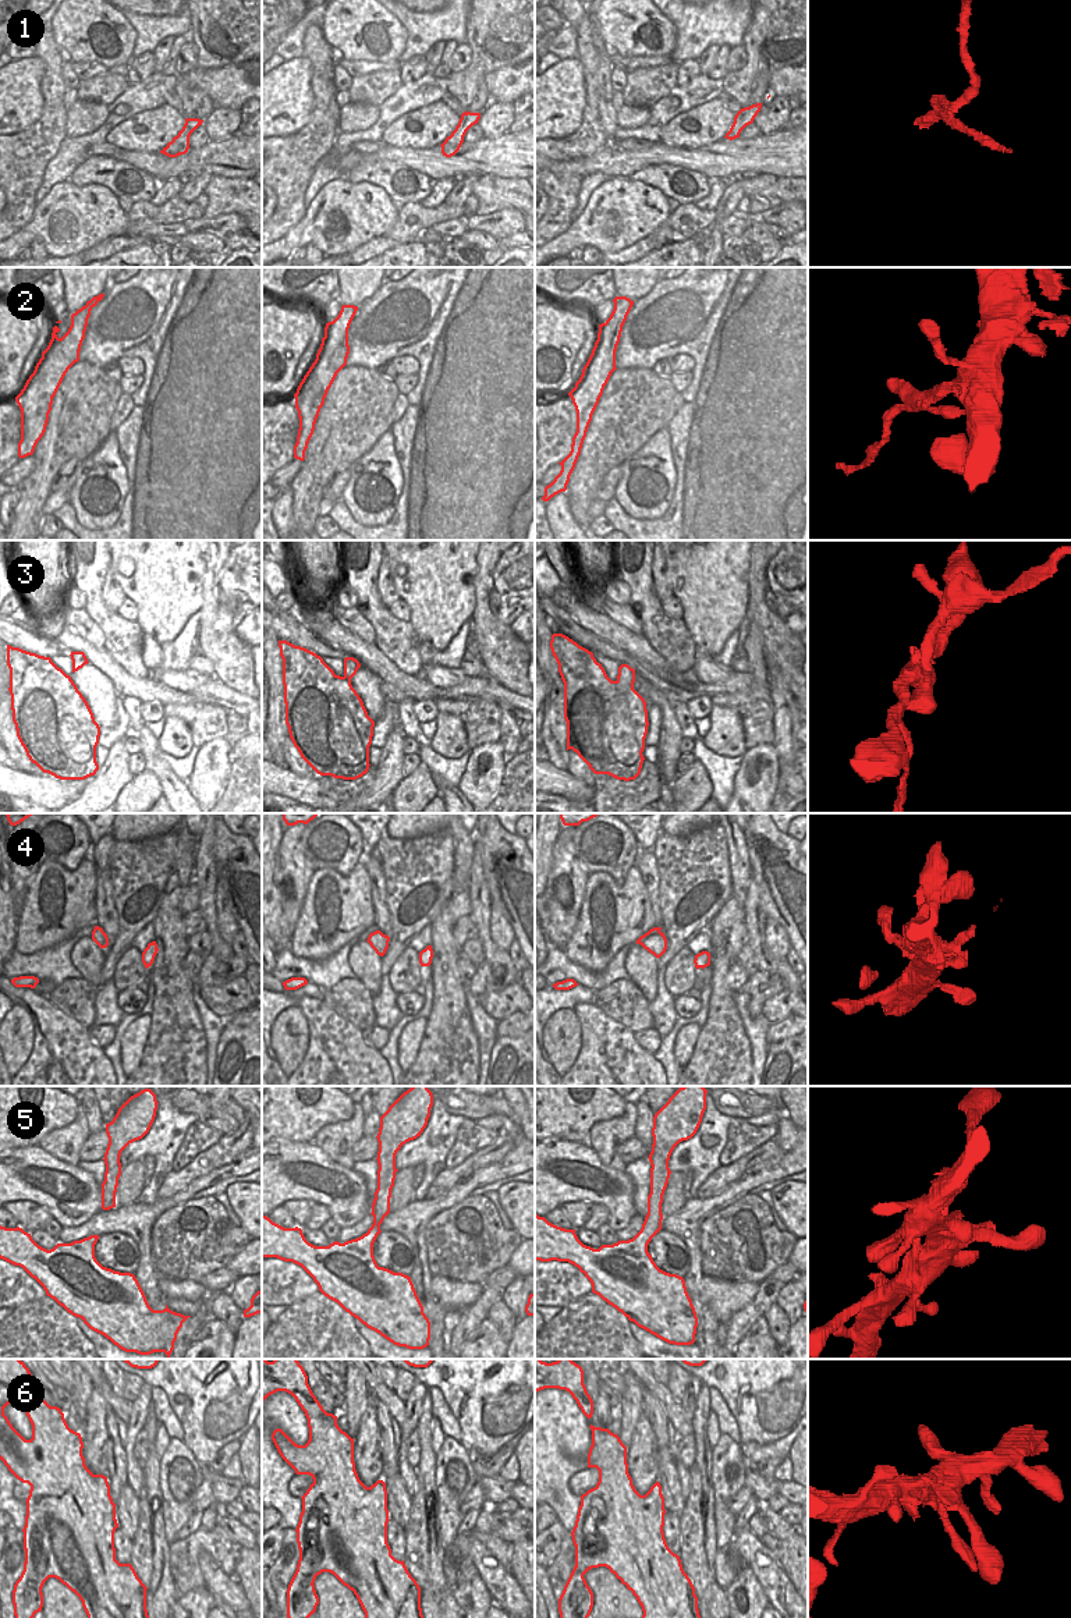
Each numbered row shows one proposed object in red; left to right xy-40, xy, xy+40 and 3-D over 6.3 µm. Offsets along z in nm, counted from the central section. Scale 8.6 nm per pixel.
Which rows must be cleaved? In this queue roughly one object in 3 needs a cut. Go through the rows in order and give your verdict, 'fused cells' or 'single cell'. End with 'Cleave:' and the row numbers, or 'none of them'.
1: single cell
2: fused cells
3: fused cells
4: single cell
5: single cell
6: single cell
Cleave: 2, 3

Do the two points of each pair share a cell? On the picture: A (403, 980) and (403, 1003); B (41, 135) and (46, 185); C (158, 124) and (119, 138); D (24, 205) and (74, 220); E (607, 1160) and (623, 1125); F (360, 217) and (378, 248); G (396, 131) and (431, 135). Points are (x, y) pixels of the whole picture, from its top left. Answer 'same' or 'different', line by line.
A: different
B: different
C: same
D: different
E: same
F: different
G: same

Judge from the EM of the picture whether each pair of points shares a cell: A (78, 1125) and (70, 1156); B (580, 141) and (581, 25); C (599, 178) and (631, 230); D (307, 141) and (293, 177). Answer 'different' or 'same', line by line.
A: same
B: same
C: different
D: same

